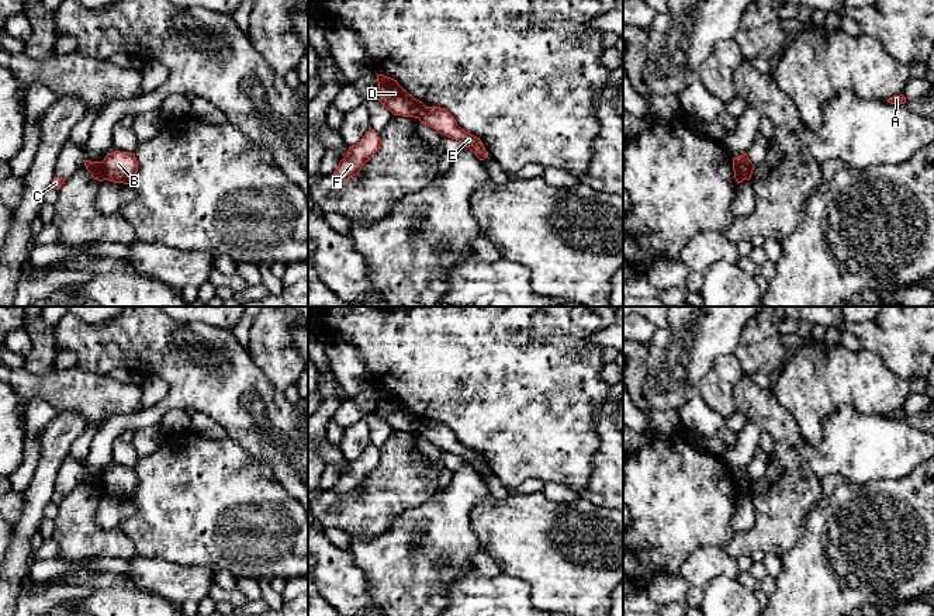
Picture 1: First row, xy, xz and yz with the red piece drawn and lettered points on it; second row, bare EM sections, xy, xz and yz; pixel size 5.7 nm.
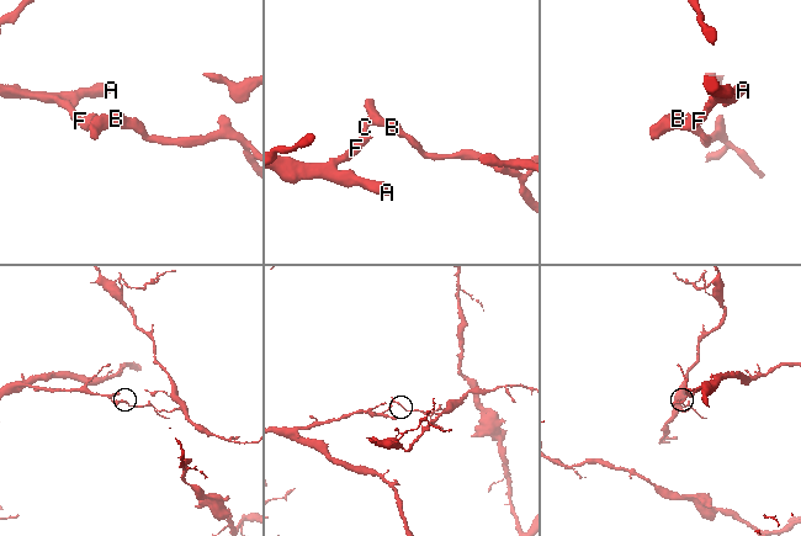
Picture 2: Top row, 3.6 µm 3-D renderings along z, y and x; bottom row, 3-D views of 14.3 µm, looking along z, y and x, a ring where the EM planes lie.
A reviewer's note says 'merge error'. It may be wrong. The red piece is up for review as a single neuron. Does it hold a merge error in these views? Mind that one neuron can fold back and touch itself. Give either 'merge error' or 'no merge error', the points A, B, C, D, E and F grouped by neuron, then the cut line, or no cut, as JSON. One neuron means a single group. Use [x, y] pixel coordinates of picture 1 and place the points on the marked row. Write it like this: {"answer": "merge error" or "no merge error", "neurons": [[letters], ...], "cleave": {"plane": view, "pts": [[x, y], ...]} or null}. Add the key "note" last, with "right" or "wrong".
{"answer": "merge error", "neurons": [["A", "C", "D", "F"], ["B", "E"]], "cleave": {"plane": "yz", "pts": [[736, 158], [743, 165], [747, 177]]}, "note": "right"}

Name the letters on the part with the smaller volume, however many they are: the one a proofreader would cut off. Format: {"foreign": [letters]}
{"foreign": ["B", "E"]}

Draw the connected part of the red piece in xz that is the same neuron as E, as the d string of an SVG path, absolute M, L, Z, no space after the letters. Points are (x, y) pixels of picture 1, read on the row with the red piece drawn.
M426 107L419 117L419 121L436 131L442 135L456 139L461 142L466 148L468 148L480 160L488 158L488 152L485 150L480 138L466 132L461 129L454 117L440 107Z

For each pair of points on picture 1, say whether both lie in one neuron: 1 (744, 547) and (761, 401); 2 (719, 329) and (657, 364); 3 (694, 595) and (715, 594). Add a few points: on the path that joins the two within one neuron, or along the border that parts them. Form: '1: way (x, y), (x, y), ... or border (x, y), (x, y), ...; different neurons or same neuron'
1: way (779, 511), (779, 501), (788, 491), (787, 438); same neuron
2: way (704, 331), (673, 362); same neuron
3: border (704, 588), (704, 598), (701, 601); different neurons

